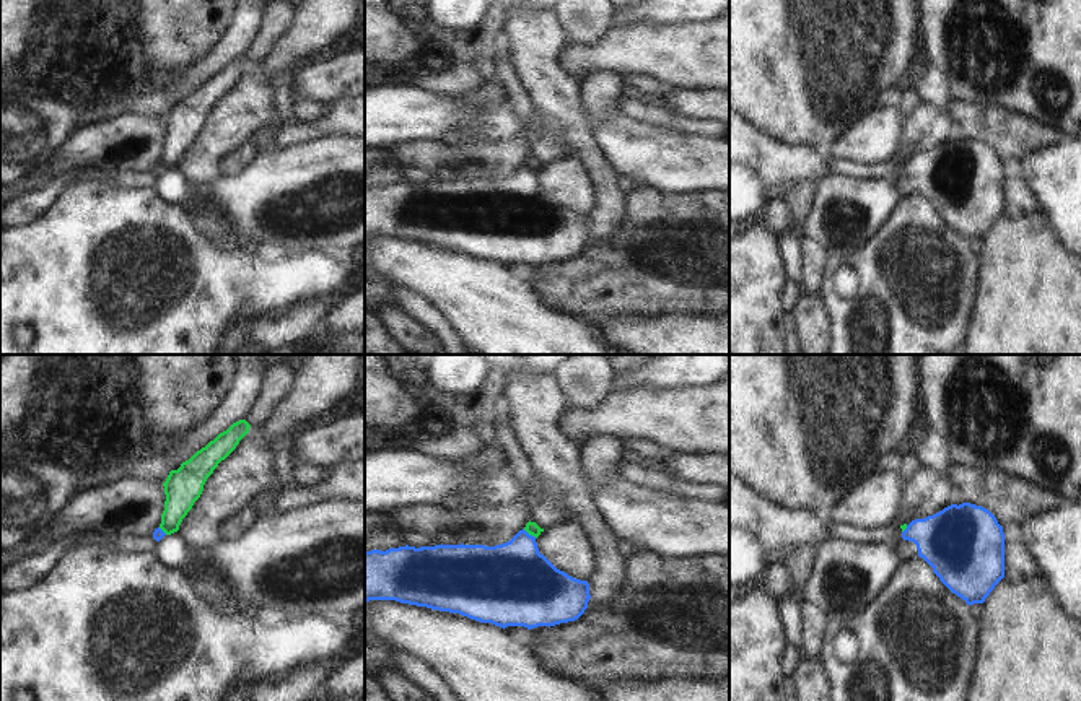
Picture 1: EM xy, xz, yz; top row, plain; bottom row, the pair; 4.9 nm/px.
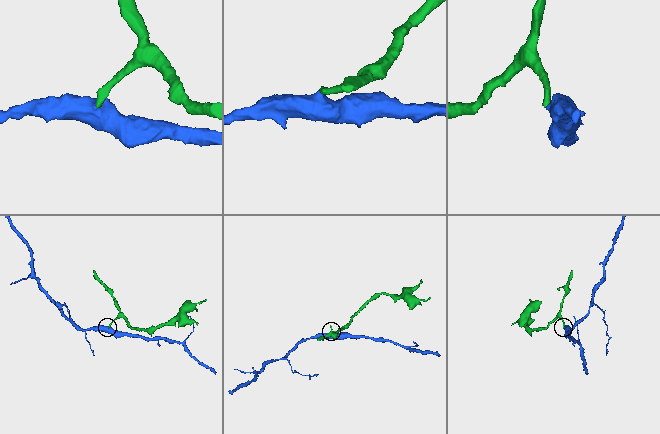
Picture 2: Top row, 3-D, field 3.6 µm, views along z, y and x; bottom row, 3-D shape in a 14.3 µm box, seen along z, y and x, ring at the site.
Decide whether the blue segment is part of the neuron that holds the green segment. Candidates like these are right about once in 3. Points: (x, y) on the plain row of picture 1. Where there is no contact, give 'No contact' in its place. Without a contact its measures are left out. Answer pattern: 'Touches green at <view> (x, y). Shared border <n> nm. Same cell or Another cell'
Touches green at xz (529, 169). Shared border 80 nm. Another cell

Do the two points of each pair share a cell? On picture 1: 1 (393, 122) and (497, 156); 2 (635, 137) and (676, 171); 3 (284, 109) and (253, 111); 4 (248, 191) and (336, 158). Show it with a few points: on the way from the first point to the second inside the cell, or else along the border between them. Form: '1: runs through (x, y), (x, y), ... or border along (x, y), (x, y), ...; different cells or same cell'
1: border along (440, 140), (401, 142); different cells
2: runs through (645, 147), (655, 156), (666, 161); same cell
3: border along (284, 72), (274, 78), (274, 114), (277, 117); different cells
4: runs through (269, 191), (288, 189), (315, 166); same cell

